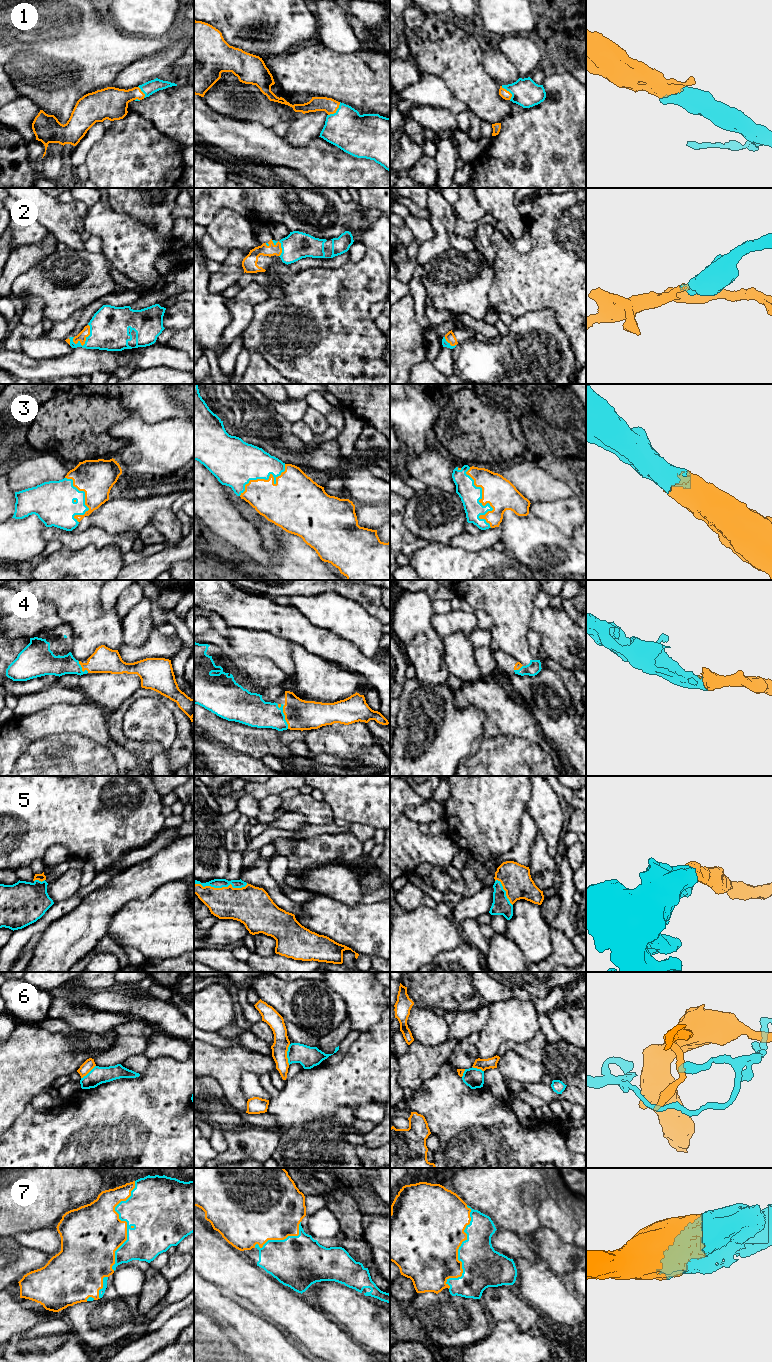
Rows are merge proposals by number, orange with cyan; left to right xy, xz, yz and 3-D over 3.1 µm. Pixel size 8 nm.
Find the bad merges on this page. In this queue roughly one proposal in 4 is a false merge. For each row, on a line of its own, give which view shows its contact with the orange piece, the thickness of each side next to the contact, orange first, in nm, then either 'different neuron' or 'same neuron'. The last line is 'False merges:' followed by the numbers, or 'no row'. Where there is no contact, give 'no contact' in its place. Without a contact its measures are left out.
1: xz | 120/320 nm | same neuron
2: xy | 70/320 nm | same neuron
3: yz | 240/160 nm | same neuron
4: xz | 240/240 nm | same neuron
5: xz | 280/80 nm | same neuron
6: xz | 130/170 nm | different neuron
7: yz | 500/320 nm | same neuron
False merges: 6

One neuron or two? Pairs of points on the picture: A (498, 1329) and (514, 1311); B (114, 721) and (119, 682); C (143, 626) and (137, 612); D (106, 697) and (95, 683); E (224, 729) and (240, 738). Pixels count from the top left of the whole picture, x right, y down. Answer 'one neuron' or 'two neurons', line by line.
A: two neurons
B: two neurons
C: one neuron
D: one neuron
E: one neuron

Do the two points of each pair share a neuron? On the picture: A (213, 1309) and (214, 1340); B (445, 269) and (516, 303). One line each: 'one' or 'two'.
A: two
B: two

